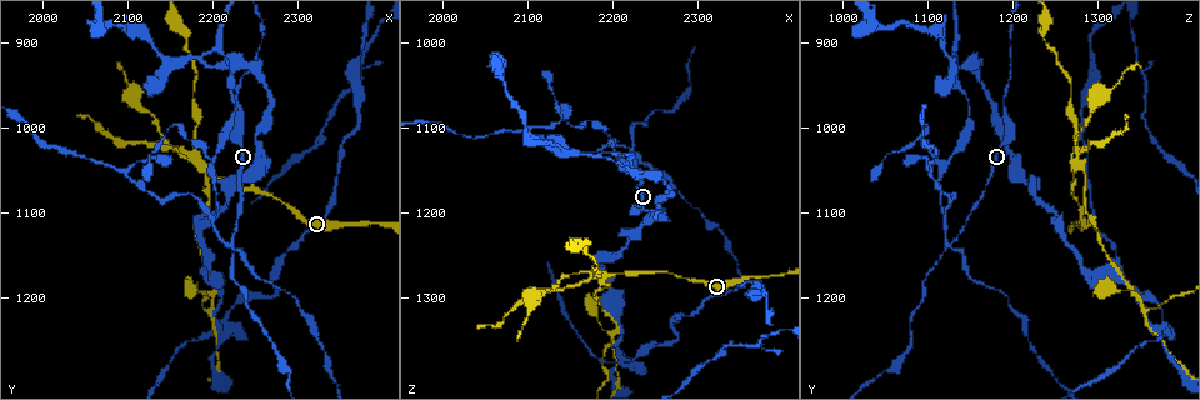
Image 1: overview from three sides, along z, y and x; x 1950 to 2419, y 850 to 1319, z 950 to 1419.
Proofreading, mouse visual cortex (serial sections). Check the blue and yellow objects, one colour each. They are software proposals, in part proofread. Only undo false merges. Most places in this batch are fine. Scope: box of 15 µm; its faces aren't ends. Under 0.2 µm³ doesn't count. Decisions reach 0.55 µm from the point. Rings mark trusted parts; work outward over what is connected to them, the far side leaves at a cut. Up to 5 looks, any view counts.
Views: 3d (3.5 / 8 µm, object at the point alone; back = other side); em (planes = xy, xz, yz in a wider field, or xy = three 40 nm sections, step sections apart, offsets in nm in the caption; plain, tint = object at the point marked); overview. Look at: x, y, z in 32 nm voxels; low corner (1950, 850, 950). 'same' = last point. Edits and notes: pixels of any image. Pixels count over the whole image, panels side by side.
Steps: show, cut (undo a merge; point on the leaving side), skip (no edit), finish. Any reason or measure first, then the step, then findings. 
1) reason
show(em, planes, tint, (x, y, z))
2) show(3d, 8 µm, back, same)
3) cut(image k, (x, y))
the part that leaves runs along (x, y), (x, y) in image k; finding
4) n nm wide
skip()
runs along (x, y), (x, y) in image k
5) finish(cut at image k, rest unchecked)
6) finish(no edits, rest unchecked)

four arms meet
show(3d, 3.5 µm, (2185, 1045, 1275))

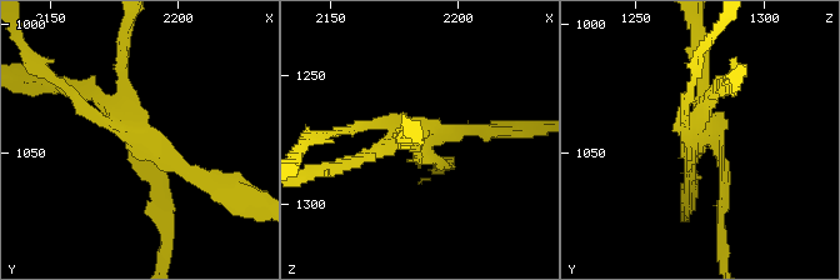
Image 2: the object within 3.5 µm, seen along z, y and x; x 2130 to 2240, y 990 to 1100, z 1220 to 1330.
show(em, planes, tint, (2187, 1047, 1274))

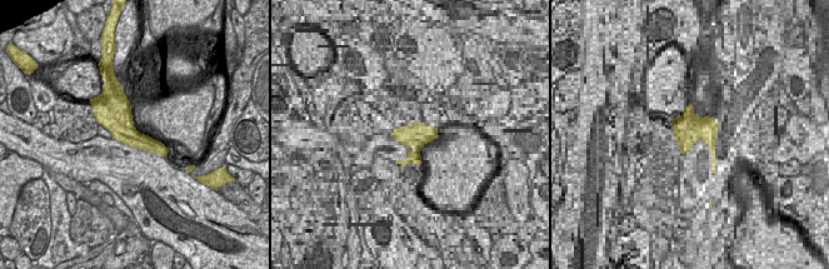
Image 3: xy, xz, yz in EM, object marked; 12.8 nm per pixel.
cut(image 2, (158, 183))
the part that leaves runs along (388, 129), (354, 125), (315, 135) in image 2; a second cell is stuck on

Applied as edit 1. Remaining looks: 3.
show(overview)

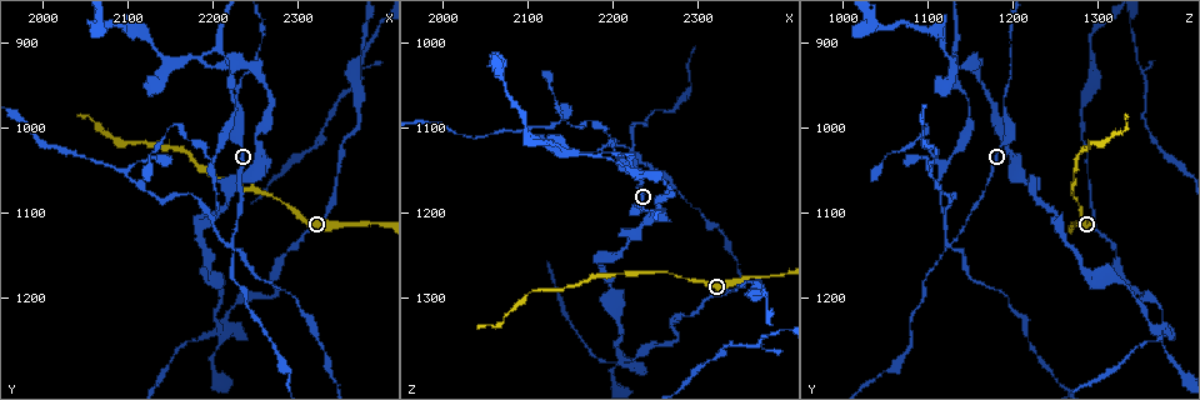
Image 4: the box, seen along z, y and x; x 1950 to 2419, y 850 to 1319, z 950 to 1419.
four or more arms meet
show(3d, 3.5 µm, (2225, 1135, 1130))

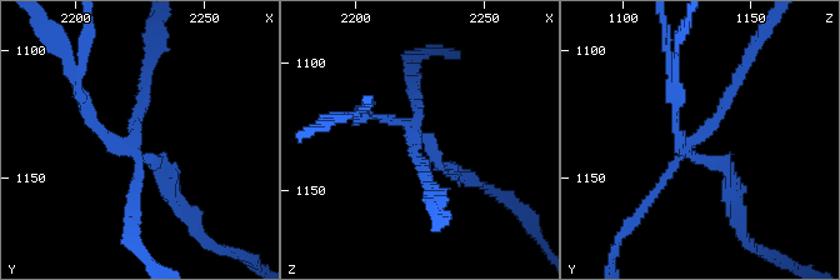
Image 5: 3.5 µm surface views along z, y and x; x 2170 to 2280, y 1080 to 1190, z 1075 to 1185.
show(em, xy, step 5, tint, (2222, 1136, 1127))

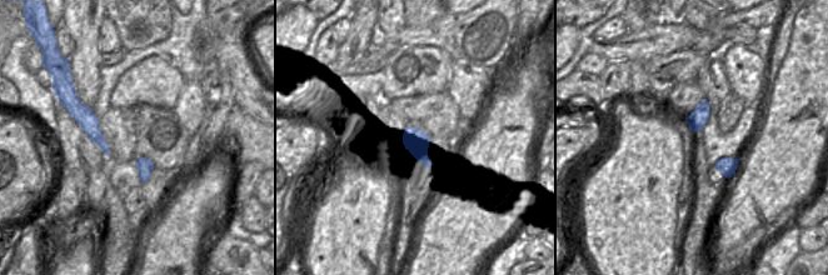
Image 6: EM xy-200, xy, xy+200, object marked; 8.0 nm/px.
cut(image 5, (728, 171))
border along (408, 128), (412, 141), (427, 148) in image 6; a second cell is stuck on

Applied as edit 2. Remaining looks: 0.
finish(cut at image 2, cut at image 5, rest unchecked)

